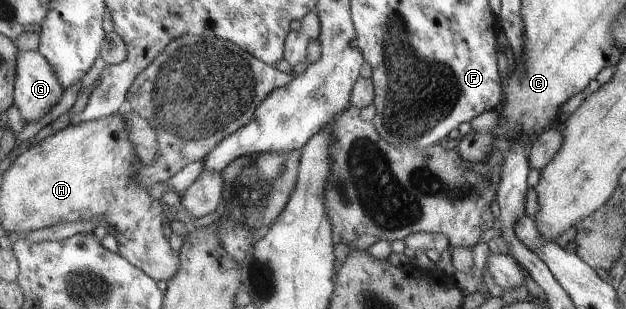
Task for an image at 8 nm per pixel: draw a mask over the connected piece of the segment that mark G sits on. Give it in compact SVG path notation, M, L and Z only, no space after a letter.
M20 50L19 64L17 64L16 106L22 113L22 118L27 122L39 122L47 116L63 98L65 88L61 77L57 76L56 68L52 61L40 50Z

